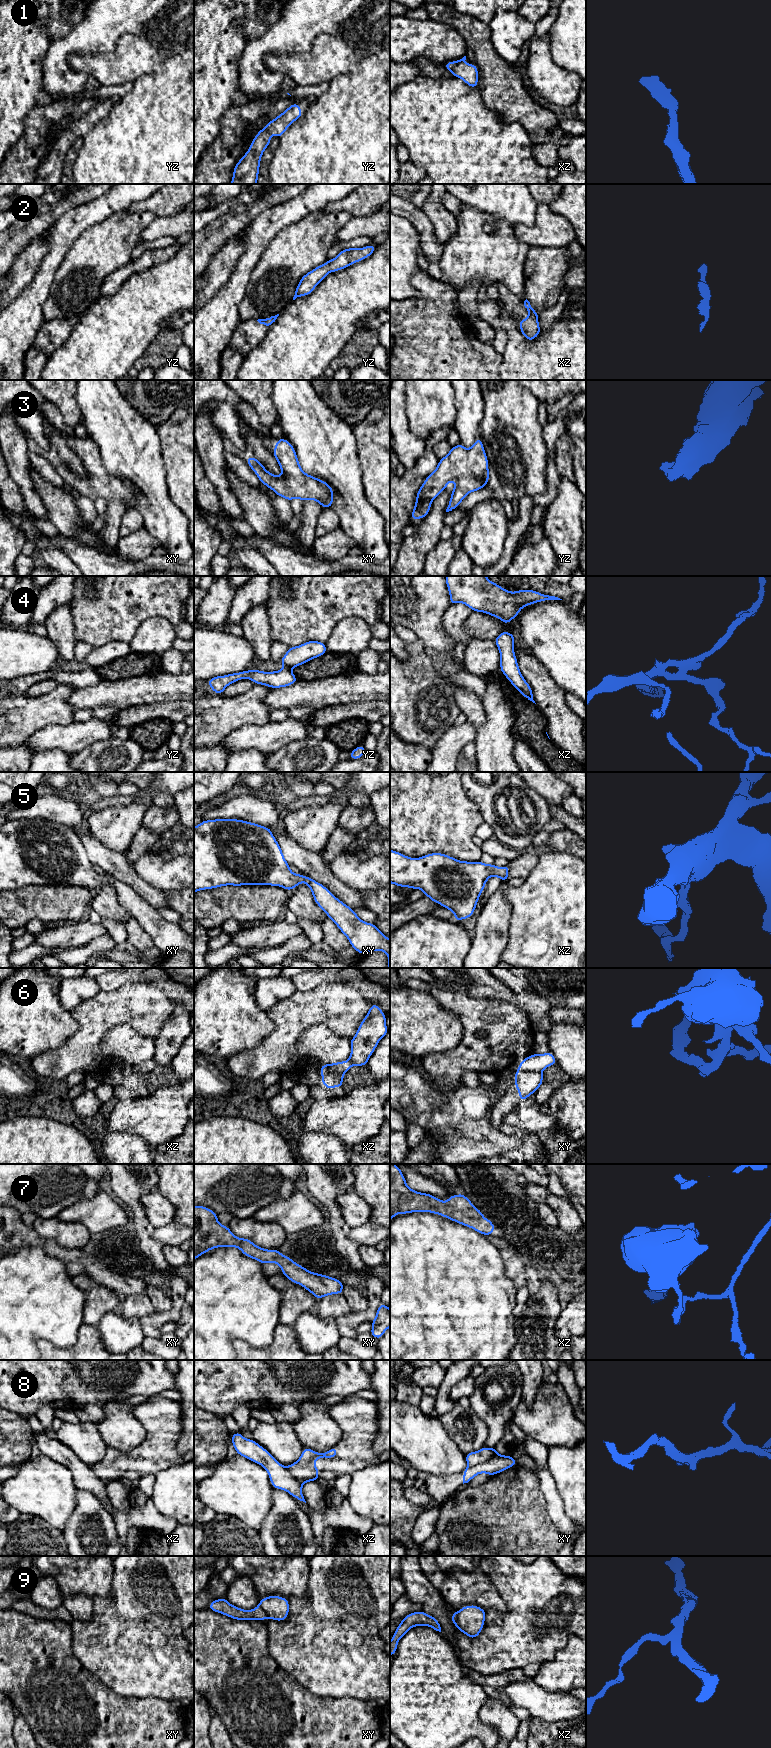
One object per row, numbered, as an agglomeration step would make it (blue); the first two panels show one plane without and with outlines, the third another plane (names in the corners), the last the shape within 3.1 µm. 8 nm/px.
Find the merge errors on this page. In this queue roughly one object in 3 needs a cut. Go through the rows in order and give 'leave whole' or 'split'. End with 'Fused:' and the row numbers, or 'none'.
1: leave whole
2: leave whole
3: leave whole
4: leave whole
5: leave whole
6: split
7: leave whole
8: split
9: split
Fused: 6, 8, 9

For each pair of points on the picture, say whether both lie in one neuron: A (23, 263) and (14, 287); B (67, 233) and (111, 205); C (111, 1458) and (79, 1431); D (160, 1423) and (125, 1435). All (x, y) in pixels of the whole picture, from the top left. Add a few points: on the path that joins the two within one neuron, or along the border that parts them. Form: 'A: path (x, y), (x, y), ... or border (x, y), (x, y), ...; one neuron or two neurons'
A: path (23, 269), (14, 281); one neuron
B: path (78, 222), (85, 215), (100, 209); one neuron
C: border (108, 1448), (105, 1455), (90, 1467); two neurons
D: border (135, 1406), (145, 1438), (133, 1449); two neurons

